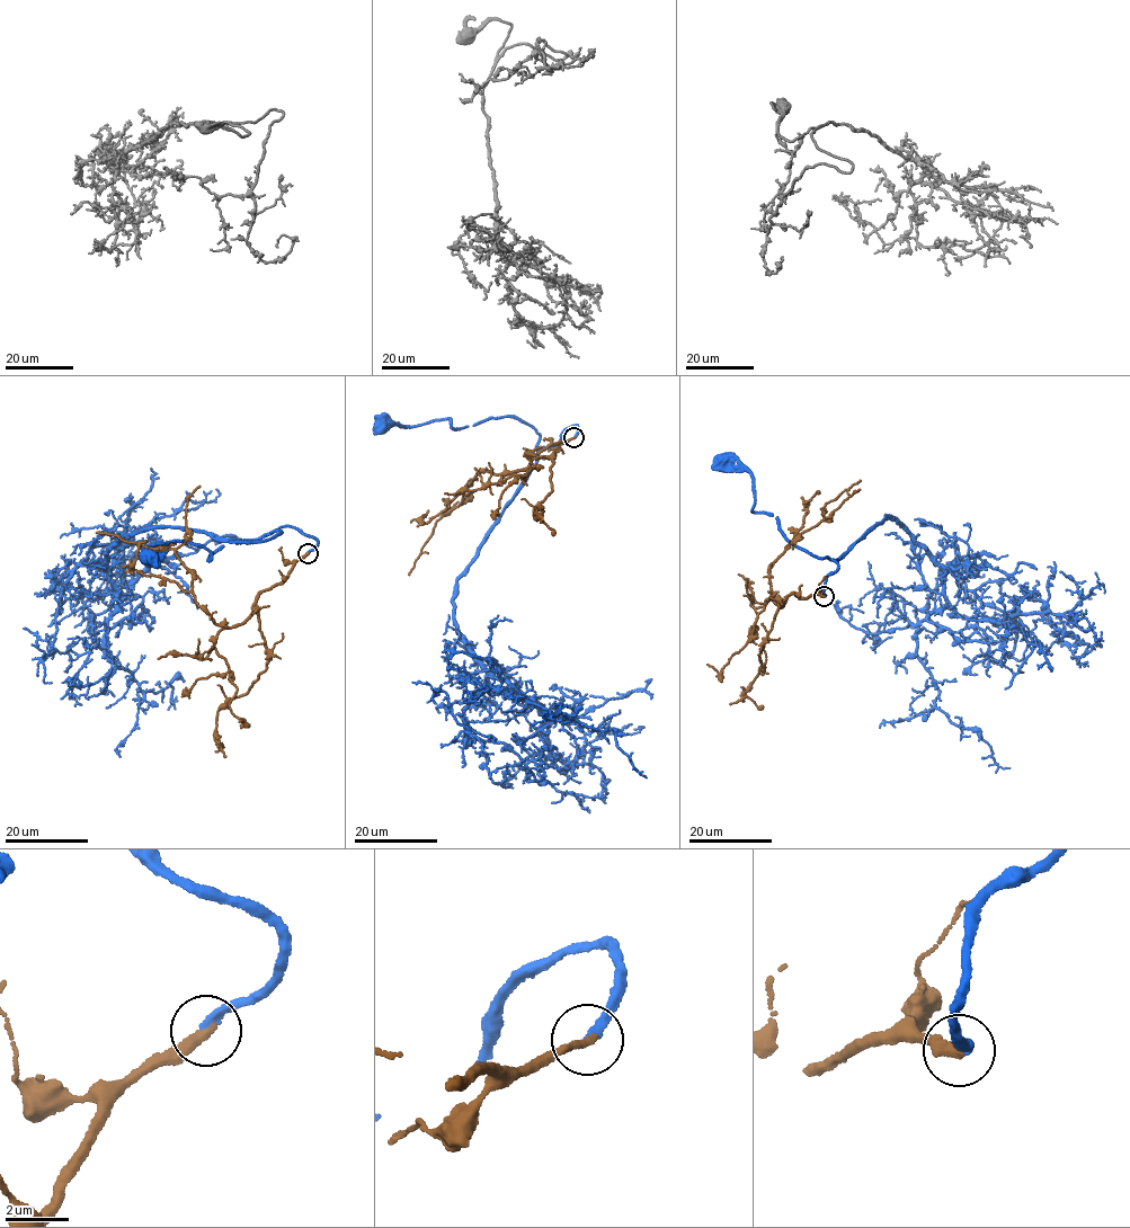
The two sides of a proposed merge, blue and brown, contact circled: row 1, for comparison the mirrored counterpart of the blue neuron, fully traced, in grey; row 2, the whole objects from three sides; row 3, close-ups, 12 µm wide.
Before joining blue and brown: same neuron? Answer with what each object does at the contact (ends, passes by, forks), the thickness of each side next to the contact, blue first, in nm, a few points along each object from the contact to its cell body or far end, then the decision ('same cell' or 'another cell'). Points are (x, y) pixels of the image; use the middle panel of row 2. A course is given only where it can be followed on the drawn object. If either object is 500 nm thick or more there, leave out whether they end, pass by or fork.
blue ends; brown ends; calibres 240 and 280 nm; course blue (574, 437), (576, 425), (539, 451), (539, 434), (509, 416), (455, 429), (447, 418), (406, 428), (377, 425); course brown (574, 437), (531, 456), (525, 469), (506, 474), (486, 470), (469, 481), (463, 500), (436, 523), (409, 575); same cell

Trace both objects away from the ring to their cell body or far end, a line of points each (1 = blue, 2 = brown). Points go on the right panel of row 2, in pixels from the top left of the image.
1: (825, 596), (827, 578), (838, 564), (788, 540), (772, 513), (753, 510), (753, 478), (726, 455), (723, 459)
2: (825, 596), (794, 593), (780, 606), (772, 597), (768, 572), (790, 543), (824, 518), (827, 503), (861, 480)

